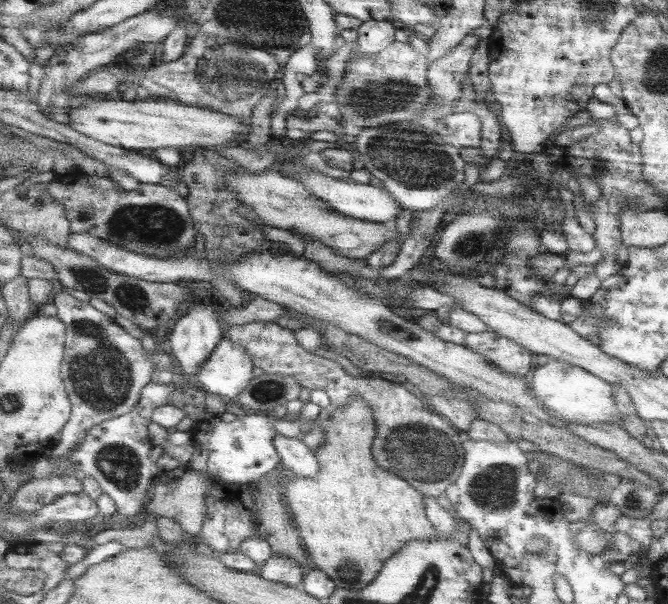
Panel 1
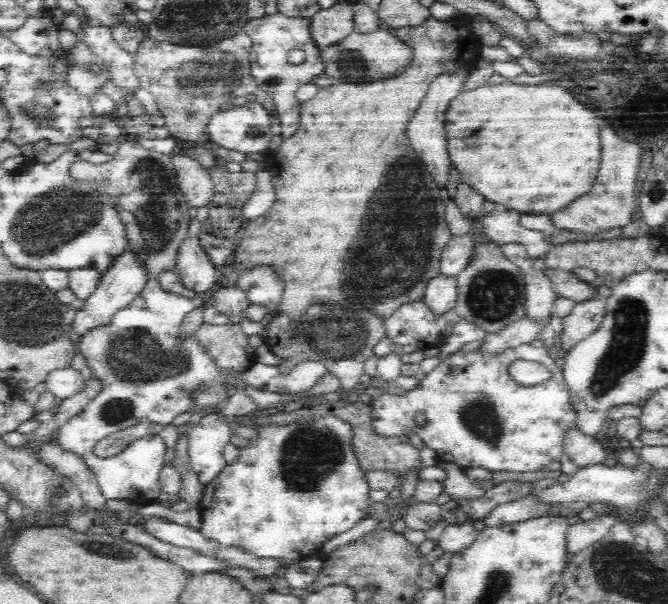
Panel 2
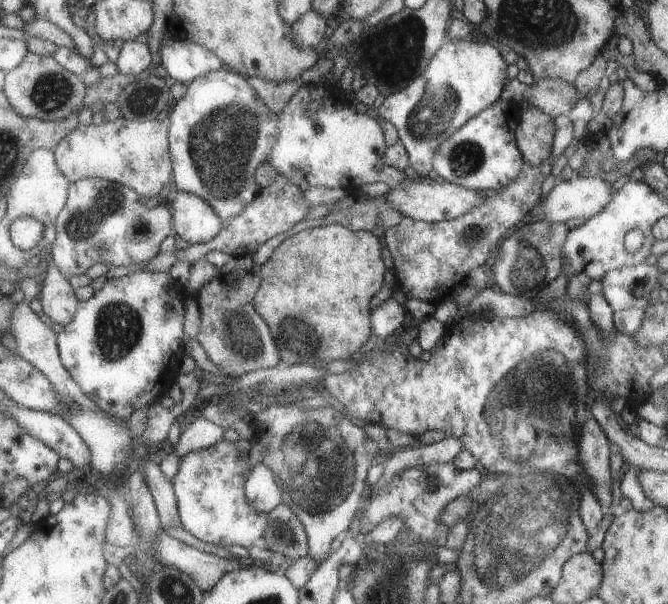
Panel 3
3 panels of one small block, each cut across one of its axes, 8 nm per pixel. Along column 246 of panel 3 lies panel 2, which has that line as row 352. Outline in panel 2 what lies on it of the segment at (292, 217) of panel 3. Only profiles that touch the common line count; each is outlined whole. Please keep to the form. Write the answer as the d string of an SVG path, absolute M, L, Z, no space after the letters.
M202 324L198 330L198 338L206 346L206 350L210 350L214 360L226 368L250 366L256 360L256 348L250 348L250 336L244 334L240 324Z

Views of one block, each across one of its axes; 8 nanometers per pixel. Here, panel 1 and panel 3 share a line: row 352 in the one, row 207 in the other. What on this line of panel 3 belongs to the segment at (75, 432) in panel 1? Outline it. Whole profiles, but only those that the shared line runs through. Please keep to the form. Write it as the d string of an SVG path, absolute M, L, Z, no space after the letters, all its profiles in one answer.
M85 178L71 184L69 204L57 218L59 236L49 248L55 266L71 278L85 274L99 262L117 268L133 264L147 266L153 262L161 252L163 240L175 236L175 222L167 206L147 208L139 198L141 194L137 190L103 178Z

